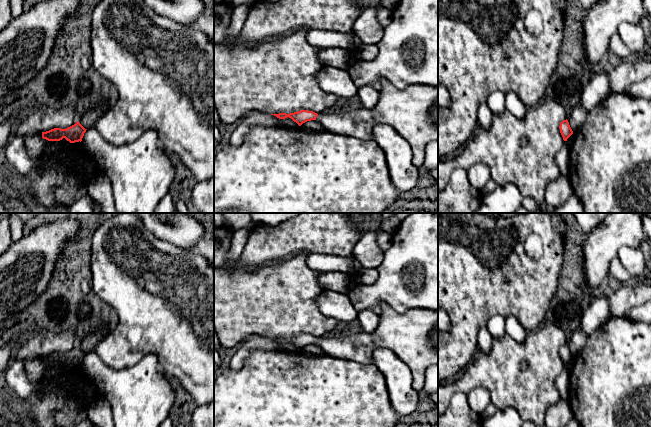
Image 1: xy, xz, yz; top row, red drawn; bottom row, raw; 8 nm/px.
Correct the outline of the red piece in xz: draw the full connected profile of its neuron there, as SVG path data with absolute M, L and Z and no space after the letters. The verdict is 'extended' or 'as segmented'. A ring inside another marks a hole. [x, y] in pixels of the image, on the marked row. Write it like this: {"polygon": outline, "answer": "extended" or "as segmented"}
{"polygon": "M381 78L379 99L372 109L357 106L350 111L340 111L337 114L317 114L313 111L301 110L286 114L271 114L279 119L291 118L299 126L311 120L317 120L327 132L346 135L362 140L372 140L373 127L376 124L391 126L400 134L412 149L412 163L421 167L425 160L425 147L431 142L438 140L438 87L430 85L411 85L404 89L398 89L389 81Z", "answer": "extended"}

